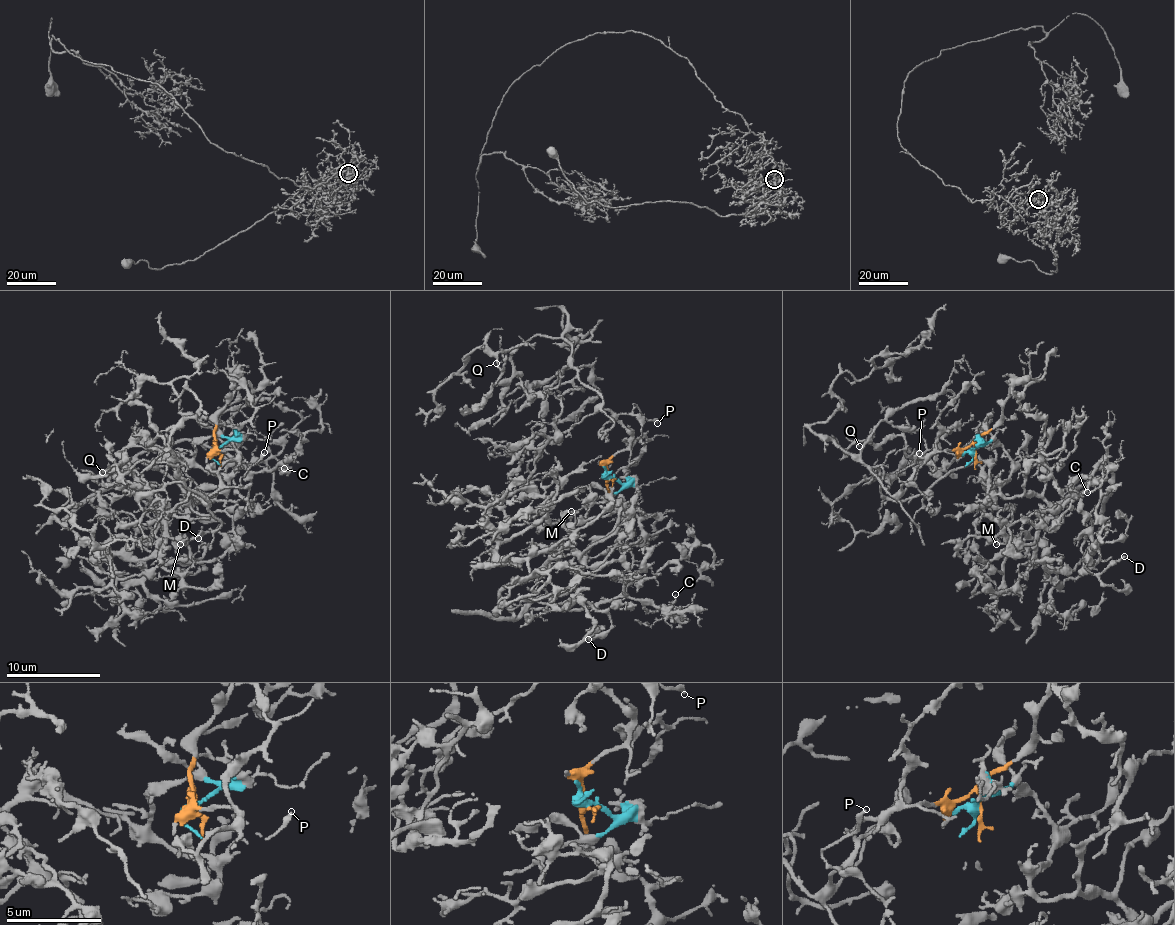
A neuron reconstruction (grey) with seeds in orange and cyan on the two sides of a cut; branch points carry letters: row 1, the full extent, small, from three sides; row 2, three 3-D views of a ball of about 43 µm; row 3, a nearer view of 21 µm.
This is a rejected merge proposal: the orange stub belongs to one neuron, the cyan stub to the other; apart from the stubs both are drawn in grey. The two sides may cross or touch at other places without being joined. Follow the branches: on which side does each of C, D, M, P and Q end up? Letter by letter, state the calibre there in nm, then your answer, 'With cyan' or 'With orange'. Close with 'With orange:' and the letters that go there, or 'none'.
C: Thickness 90 nm. With cyan
D: Thickness 180 nm. With cyan
M: Thickness 190 nm. With cyan
P: Thickness 240 nm. With orange
Q: Thickness 130 nm. With orange
With orange: P, Q

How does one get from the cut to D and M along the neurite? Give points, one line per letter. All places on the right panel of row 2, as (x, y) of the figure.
D: (974, 451), (990, 441), (1005, 449), (1007, 497), (1075, 499), (1092, 523), (1089, 572), (1125, 556)
M: (974, 451), (1005, 449), (1007, 497), (1061, 506), (1111, 475), (1033, 542), (995, 545)

